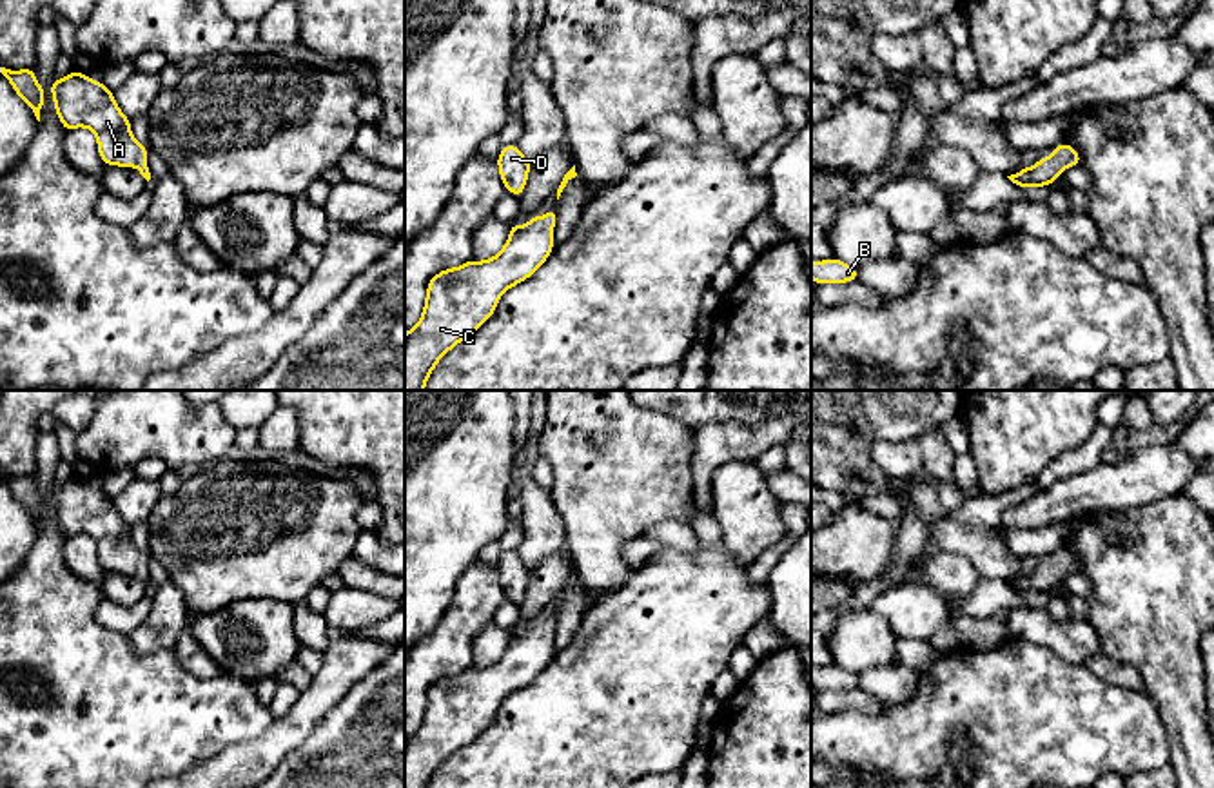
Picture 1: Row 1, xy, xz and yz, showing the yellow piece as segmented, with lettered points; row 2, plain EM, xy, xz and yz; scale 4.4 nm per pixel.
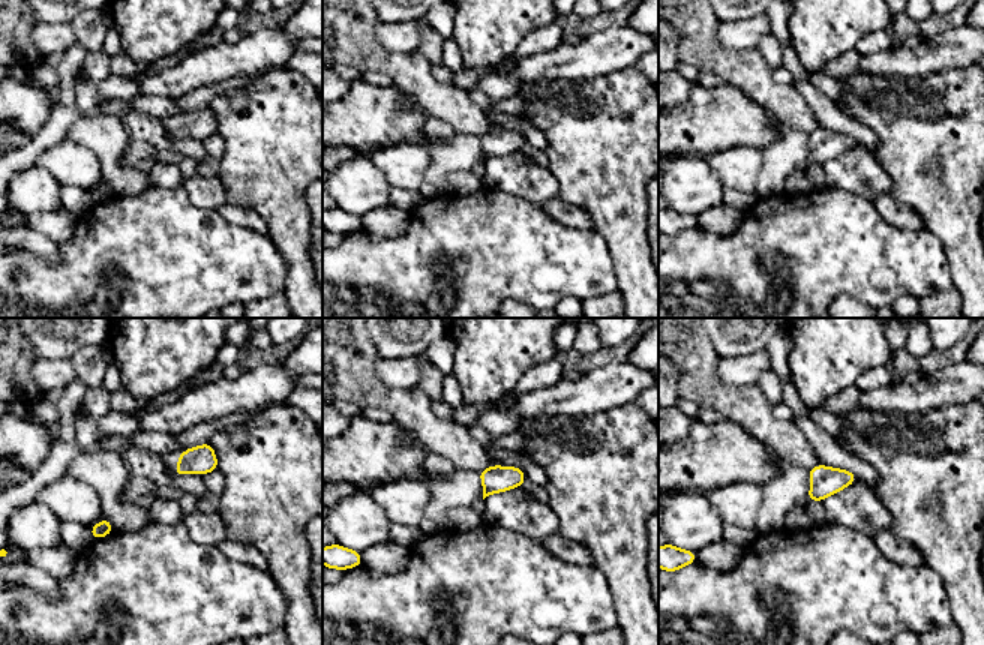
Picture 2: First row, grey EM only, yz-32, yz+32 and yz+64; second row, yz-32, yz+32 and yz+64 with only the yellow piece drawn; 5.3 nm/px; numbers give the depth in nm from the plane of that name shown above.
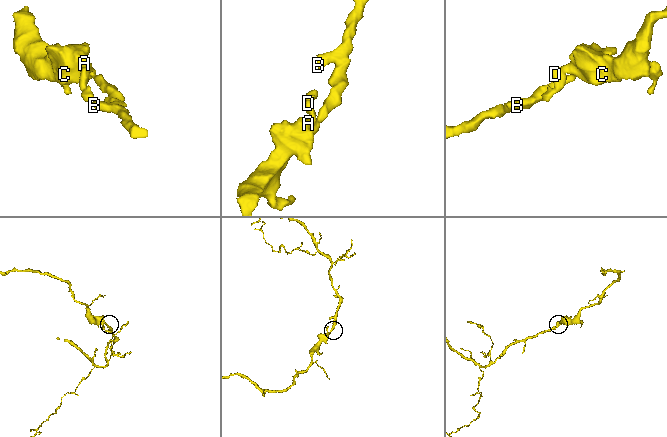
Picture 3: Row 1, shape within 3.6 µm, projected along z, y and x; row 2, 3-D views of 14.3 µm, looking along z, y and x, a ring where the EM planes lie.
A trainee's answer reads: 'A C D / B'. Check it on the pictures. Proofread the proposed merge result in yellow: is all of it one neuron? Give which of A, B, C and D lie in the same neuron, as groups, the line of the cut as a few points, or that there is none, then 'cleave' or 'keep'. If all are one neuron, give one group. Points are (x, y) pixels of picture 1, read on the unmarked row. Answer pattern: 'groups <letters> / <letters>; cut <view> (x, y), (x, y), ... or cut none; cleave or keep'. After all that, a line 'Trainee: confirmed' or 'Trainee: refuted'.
groups A B C D; cut none; keep
Trainee: refuted

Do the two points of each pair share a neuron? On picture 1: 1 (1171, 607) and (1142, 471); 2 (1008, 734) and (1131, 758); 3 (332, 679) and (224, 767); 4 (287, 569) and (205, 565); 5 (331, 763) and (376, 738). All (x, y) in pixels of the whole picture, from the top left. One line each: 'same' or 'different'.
1: different
2: same
3: same
4: same
5: same

